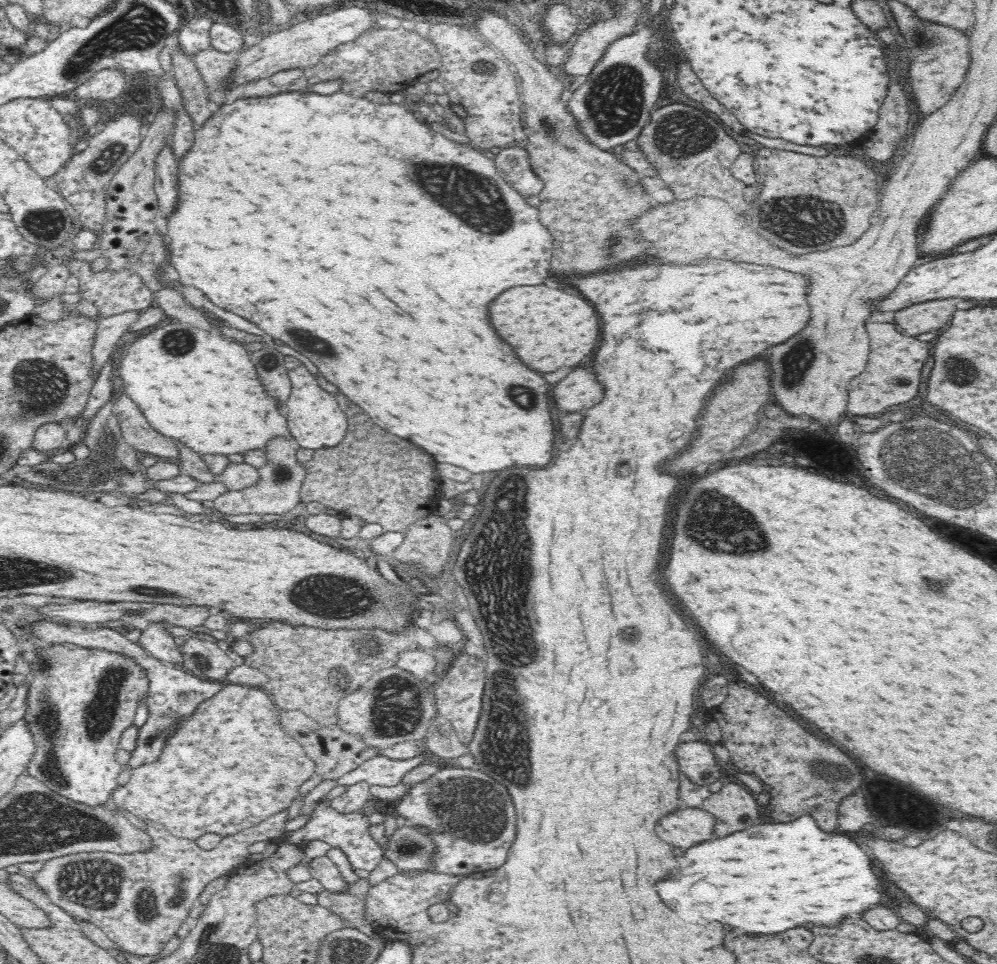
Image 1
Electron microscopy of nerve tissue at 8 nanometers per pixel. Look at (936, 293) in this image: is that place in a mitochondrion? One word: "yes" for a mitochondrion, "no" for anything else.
no

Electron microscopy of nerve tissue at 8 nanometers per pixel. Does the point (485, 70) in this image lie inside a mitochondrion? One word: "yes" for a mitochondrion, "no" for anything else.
yes

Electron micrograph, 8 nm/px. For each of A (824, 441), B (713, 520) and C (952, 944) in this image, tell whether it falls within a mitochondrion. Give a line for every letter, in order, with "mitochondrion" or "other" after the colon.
A: other
B: mitochondrion
C: other

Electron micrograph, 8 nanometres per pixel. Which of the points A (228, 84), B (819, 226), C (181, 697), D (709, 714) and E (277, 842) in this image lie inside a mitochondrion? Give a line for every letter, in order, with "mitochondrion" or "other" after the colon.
A: other
B: mitochondrion
C: mitochondrion
D: other
E: other

